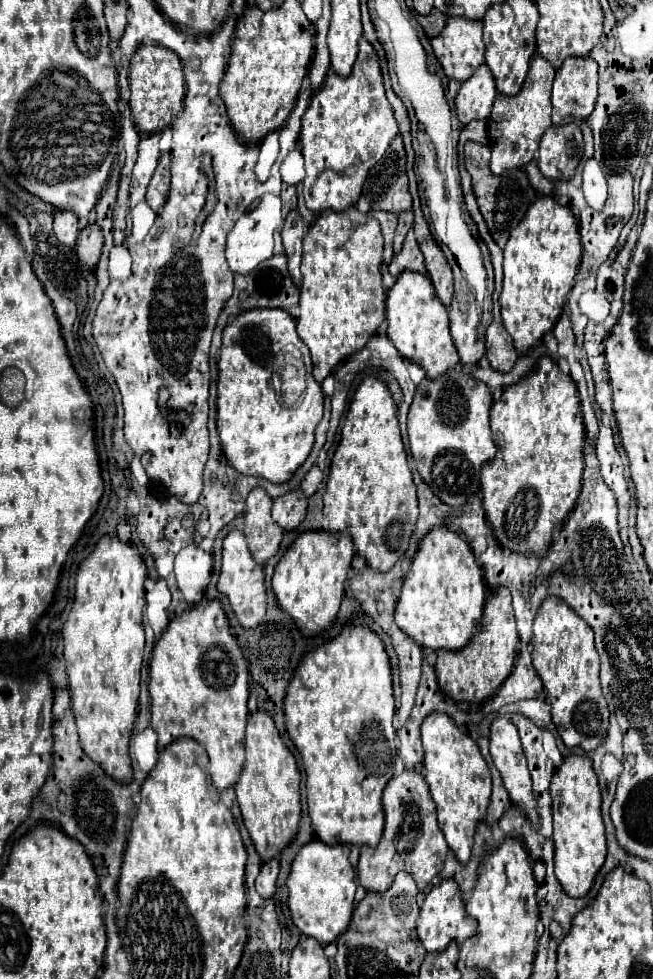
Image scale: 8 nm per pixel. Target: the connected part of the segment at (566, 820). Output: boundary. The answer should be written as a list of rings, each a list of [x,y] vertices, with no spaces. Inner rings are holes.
[[[571,754],[563,760],[563,766],[557,768],[551,782],[551,798],[553,798],[553,826],[555,826],[555,876],[569,896],[583,898],[591,890],[595,876],[607,856],[605,826],[601,820],[601,792],[597,776],[593,772],[593,764],[587,756]]]

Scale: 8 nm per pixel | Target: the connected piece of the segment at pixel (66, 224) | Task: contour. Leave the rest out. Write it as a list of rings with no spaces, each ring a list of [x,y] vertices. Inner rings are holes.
[[[57,210],[55,222],[53,222],[53,232],[57,240],[65,246],[75,246],[77,236],[79,236],[79,220],[73,212],[69,210]]]

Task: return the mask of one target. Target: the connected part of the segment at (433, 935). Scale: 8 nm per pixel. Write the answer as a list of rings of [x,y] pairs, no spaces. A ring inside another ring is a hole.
[[[443,880],[439,886],[435,886],[425,896],[425,902],[421,906],[421,914],[417,918],[417,934],[419,934],[419,940],[427,952],[443,952],[451,940],[461,944],[469,936],[473,936],[475,930],[477,930],[477,922],[473,922],[473,918],[467,916],[465,904],[461,902],[459,886],[453,880]]]

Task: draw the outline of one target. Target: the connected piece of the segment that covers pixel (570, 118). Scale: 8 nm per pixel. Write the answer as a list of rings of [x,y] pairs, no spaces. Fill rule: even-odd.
[[[567,58],[553,82],[553,126],[585,120],[597,102],[597,64],[585,58]]]

